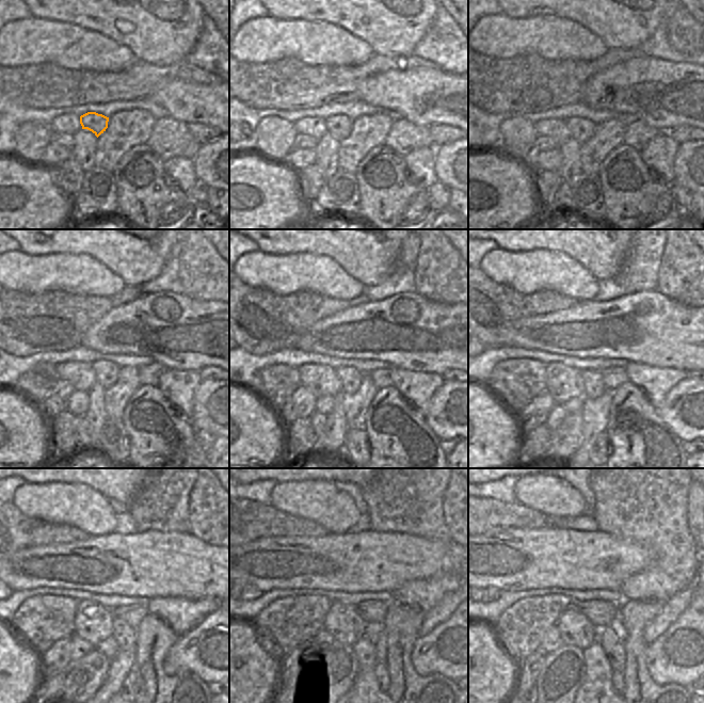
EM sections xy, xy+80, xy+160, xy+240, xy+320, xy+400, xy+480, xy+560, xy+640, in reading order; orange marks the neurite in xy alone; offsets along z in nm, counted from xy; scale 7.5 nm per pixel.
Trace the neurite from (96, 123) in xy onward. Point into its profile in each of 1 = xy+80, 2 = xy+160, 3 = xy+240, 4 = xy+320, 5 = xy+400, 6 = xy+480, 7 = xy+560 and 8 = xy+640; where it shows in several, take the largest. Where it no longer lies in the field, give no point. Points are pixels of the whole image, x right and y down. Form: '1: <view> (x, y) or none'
1: xy+80 (339, 126)
2: xy+160 (581, 129)
3: xy+240 (107, 372)
4: xy+320 (350, 378)
5: xy+400 (593, 386)
6: xy+480 (124, 635)
7: xy+560 (372, 645)
8: xy+640 (610, 637)

